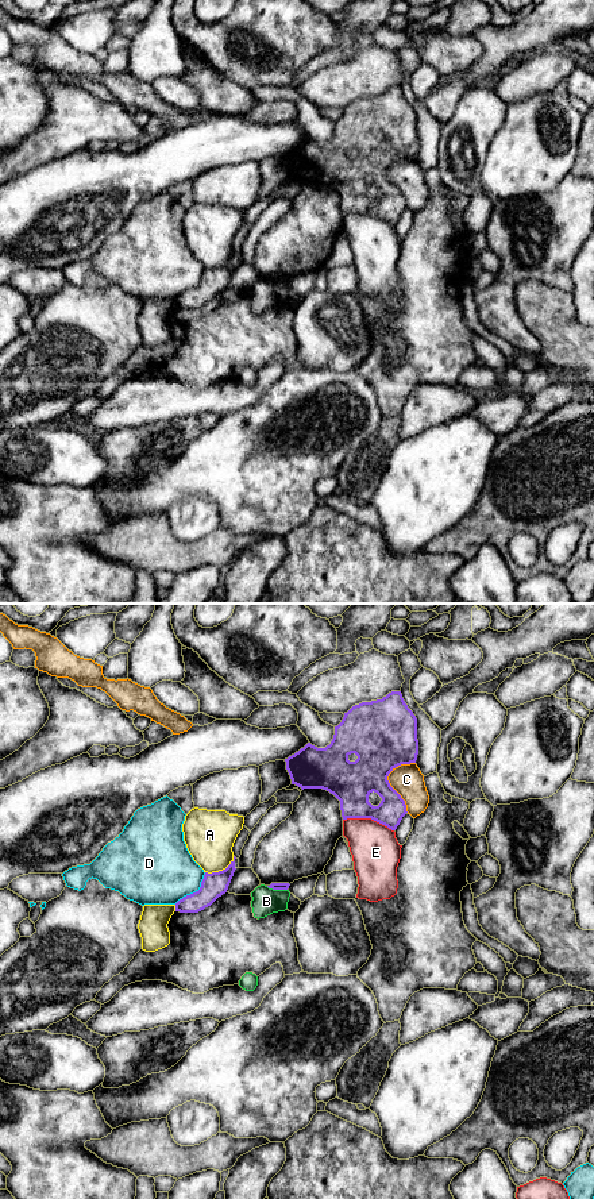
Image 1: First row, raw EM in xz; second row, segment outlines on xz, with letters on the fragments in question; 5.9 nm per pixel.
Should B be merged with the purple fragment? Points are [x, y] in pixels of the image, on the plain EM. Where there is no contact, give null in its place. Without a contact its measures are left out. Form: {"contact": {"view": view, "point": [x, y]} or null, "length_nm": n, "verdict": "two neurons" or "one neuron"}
{"contact": {"view": "xz", "point": [277, 284]}, "length_nm": 130, "verdict": "two neurons"}

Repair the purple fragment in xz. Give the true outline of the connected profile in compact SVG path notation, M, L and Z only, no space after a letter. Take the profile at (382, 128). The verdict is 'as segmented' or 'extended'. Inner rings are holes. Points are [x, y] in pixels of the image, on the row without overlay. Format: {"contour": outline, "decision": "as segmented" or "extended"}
{"contour": "M392 86L382 95L362 97L352 101L342 117L335 122L335 130L329 140L317 143L308 138L294 150L285 154L292 180L304 184L323 184L340 196L343 215L371 213L392 225L396 225L402 212L408 208L405 196L390 181L389 169L401 159L416 158L418 150L417 113L405 99L401 86ZM377 188L382 196L378 201L369 197L369 190Z", "decision": "as segmented"}

